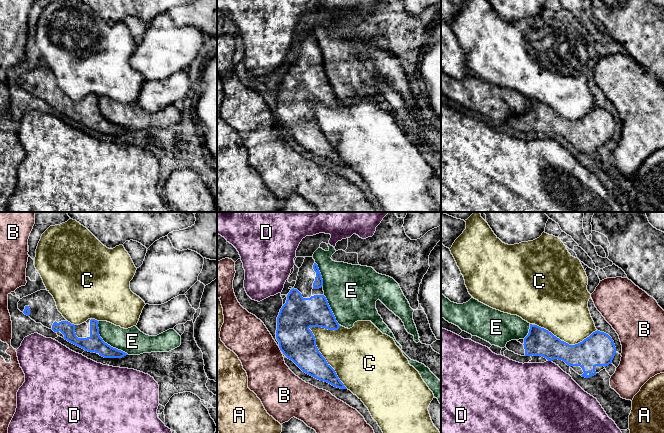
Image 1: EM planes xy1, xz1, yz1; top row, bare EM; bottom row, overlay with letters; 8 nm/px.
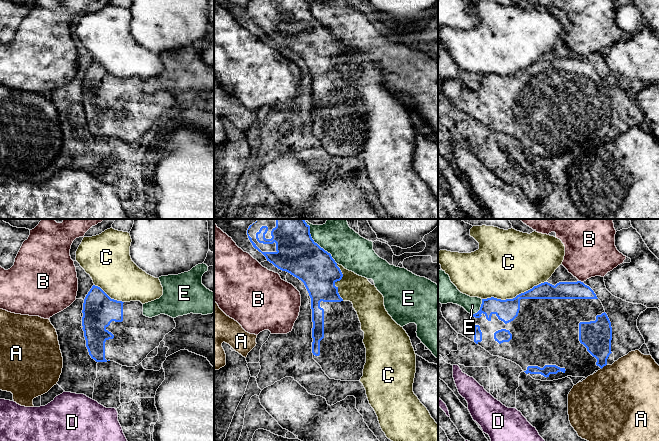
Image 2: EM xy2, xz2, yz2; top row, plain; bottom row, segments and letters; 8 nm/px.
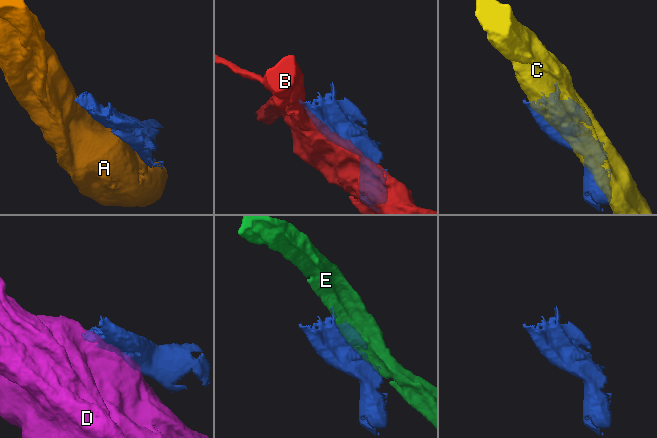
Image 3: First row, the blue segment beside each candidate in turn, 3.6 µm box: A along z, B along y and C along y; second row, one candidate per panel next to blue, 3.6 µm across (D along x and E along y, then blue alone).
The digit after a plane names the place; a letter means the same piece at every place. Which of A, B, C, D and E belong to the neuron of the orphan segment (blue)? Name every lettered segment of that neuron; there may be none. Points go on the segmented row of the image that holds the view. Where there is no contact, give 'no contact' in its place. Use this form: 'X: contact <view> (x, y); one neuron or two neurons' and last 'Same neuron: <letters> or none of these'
A: contact yz2 (603, 366); two neurons
B: contact xz1 (279, 347); two neurons
C: contact xz1 (323, 357); two neurons
D: contact yz1 (549, 360); two neurons
E: contact xy1 (106, 343); two neurons
Same neuron: none of these

